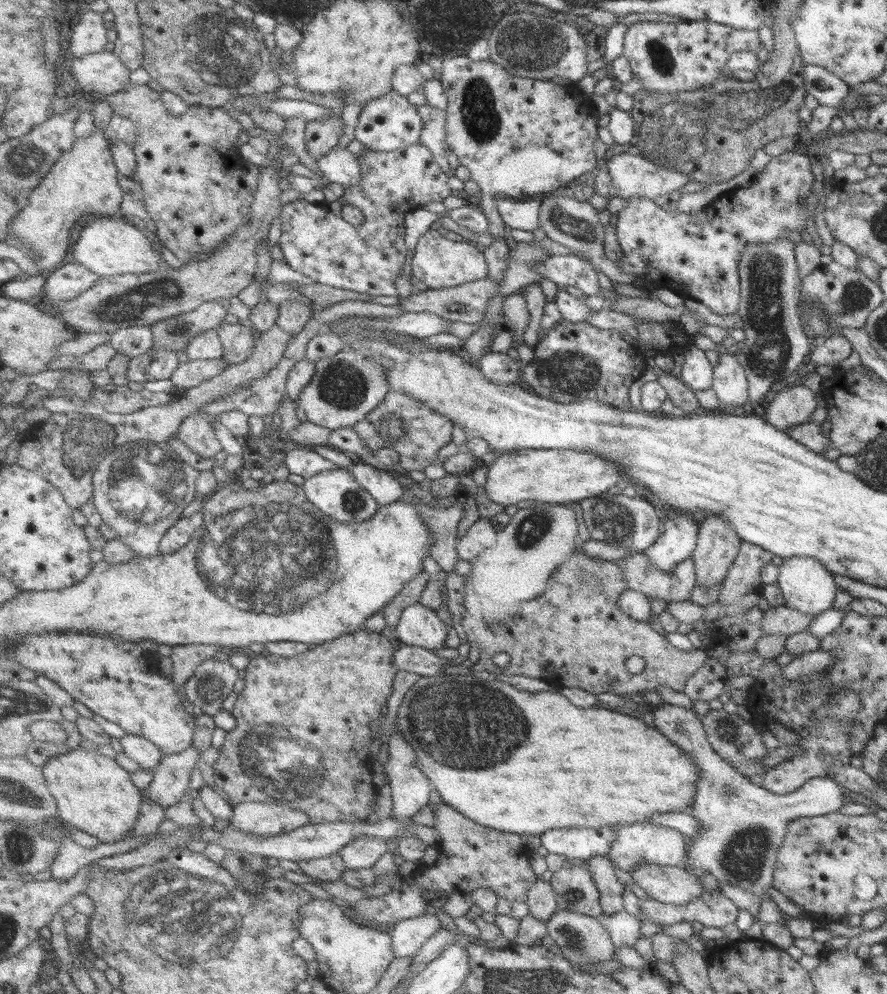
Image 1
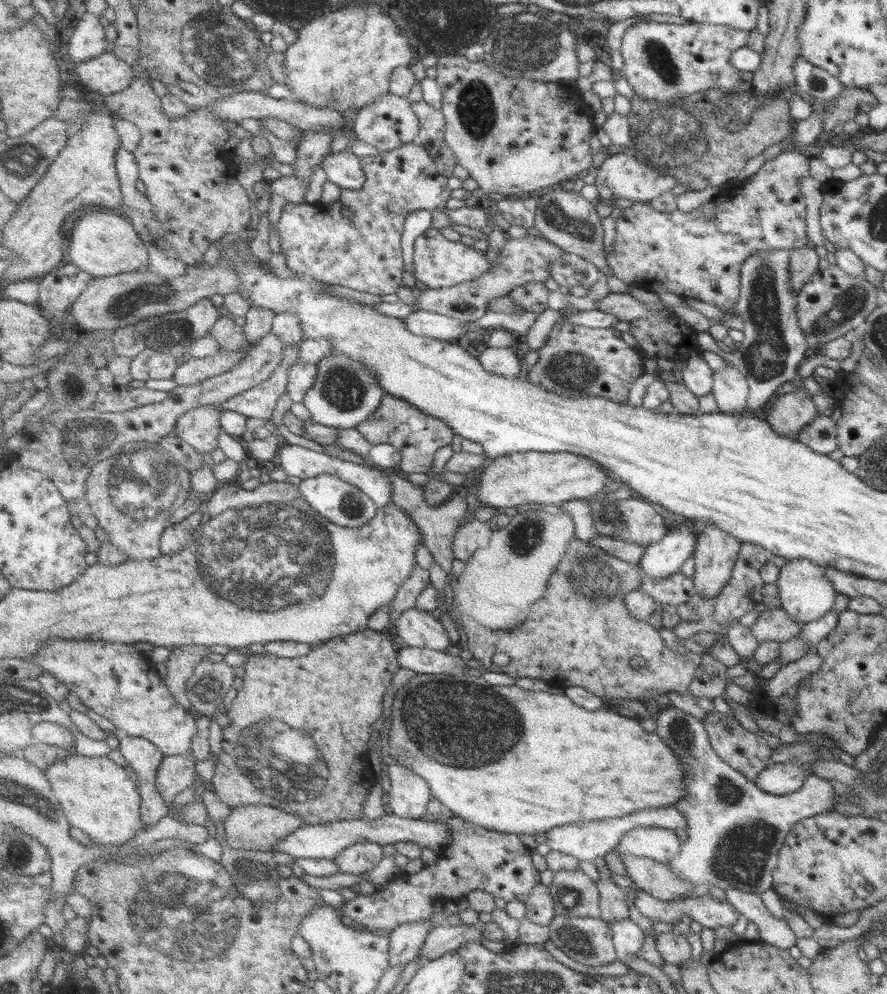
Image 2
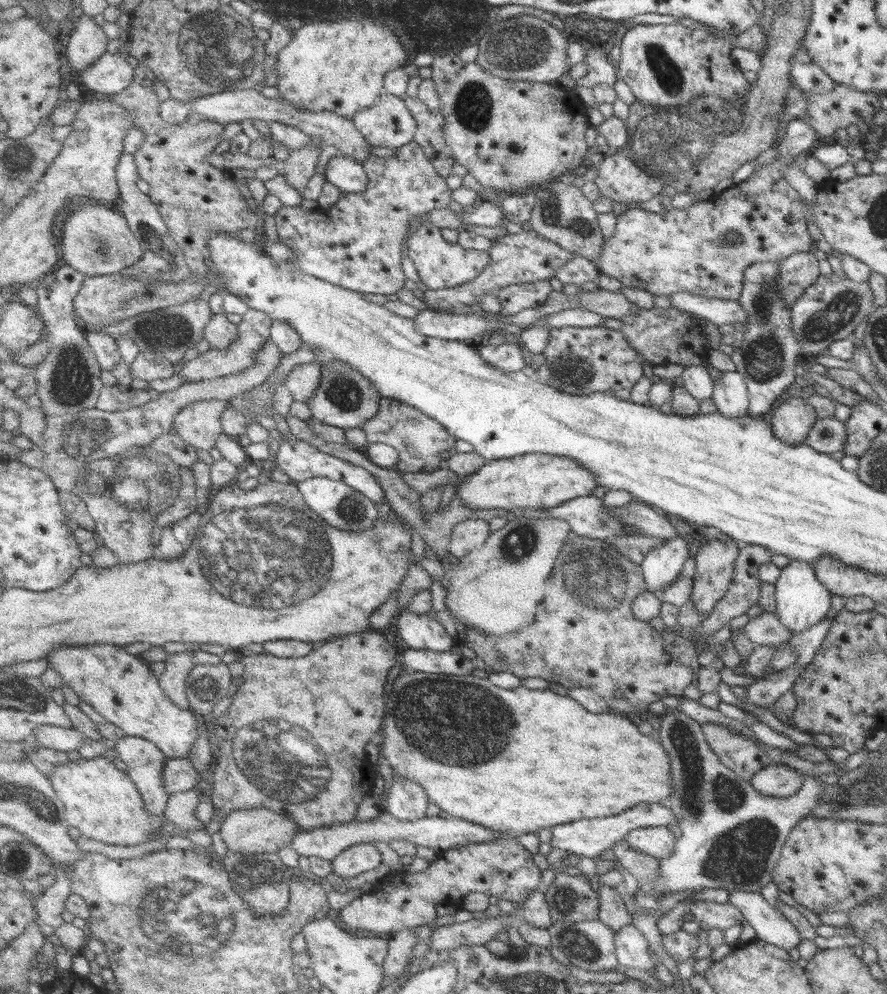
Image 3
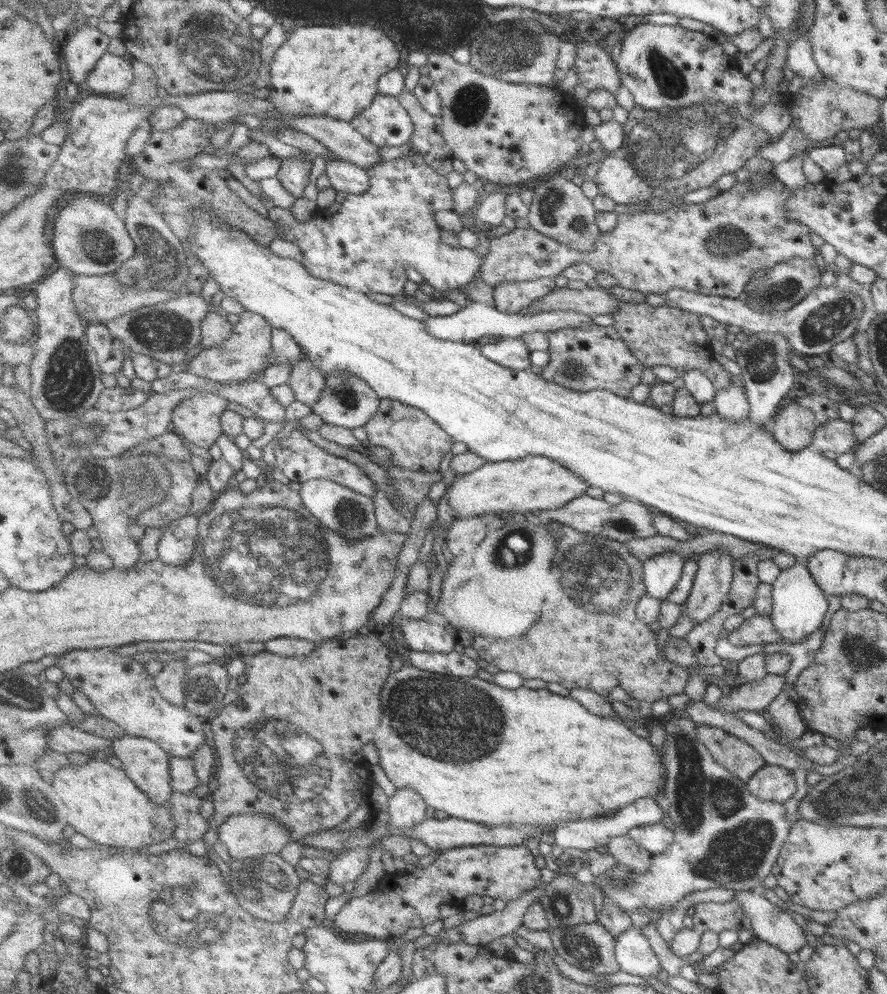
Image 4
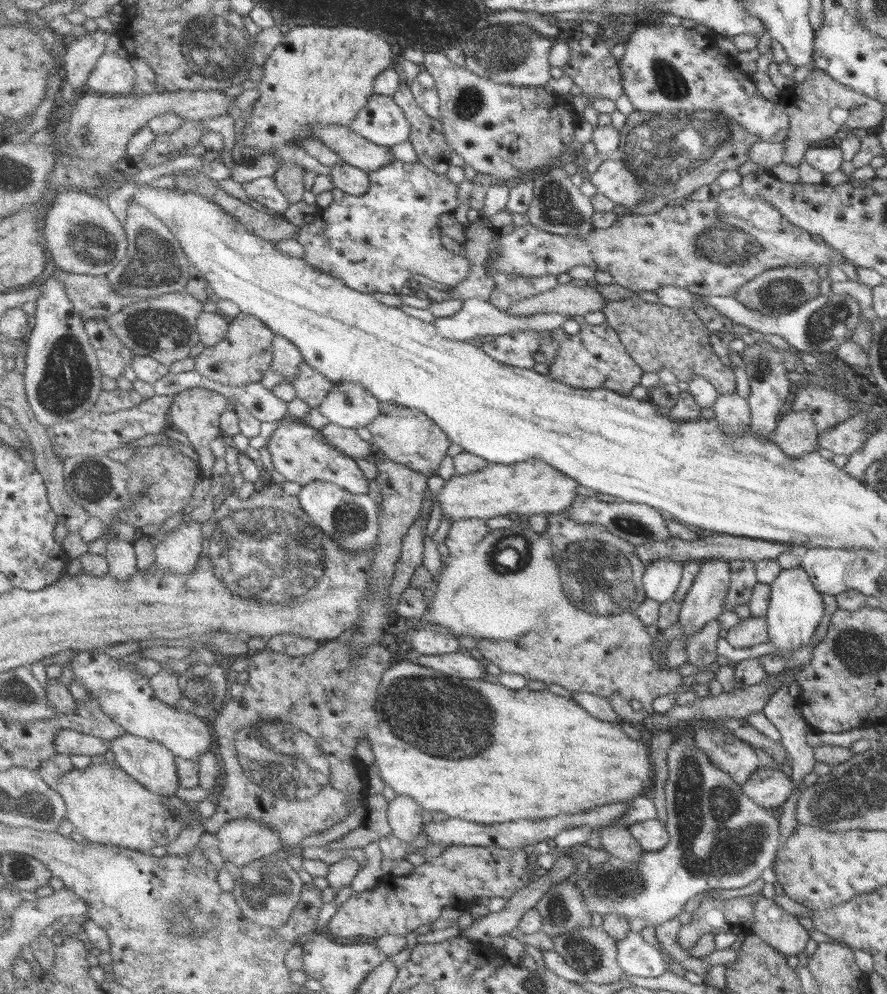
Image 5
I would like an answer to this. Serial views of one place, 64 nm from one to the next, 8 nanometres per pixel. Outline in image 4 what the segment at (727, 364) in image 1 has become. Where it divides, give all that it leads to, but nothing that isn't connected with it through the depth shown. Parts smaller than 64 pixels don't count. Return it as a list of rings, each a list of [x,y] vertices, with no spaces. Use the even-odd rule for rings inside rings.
[[[732,375],[731,385],[728,390],[717,390],[713,404],[721,417],[739,422],[749,416],[749,403],[745,396],[743,379]]]

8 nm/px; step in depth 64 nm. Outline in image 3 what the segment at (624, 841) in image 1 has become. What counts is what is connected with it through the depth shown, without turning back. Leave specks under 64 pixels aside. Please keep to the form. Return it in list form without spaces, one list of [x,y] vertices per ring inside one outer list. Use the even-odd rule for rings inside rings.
[[[666,826],[637,828],[627,836],[627,841],[634,848],[659,859],[674,856],[677,852],[677,839],[676,834]]]

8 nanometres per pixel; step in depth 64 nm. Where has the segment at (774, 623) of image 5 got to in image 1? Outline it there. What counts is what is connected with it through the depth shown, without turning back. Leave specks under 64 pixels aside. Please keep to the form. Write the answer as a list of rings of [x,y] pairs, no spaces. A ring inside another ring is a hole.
[[[784,557],[779,566],[778,581],[776,583],[784,598],[784,602],[790,610],[798,610],[810,618],[822,614],[833,607],[837,586],[833,573],[826,570],[818,560],[812,557]]]

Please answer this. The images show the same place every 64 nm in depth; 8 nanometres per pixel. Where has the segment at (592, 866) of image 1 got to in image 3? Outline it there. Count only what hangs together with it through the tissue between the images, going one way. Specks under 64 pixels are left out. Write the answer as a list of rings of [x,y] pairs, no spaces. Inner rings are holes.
[[[601,885],[598,891],[601,893],[601,917],[599,919],[602,922],[610,925],[610,928],[616,932],[634,922],[618,887]]]

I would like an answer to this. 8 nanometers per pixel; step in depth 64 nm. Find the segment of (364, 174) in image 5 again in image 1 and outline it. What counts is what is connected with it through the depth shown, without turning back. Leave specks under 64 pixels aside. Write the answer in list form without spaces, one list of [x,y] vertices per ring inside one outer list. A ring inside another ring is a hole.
[[[335,147],[325,158],[319,160],[320,169],[332,183],[346,188],[362,184],[364,174],[360,157],[348,148]]]

